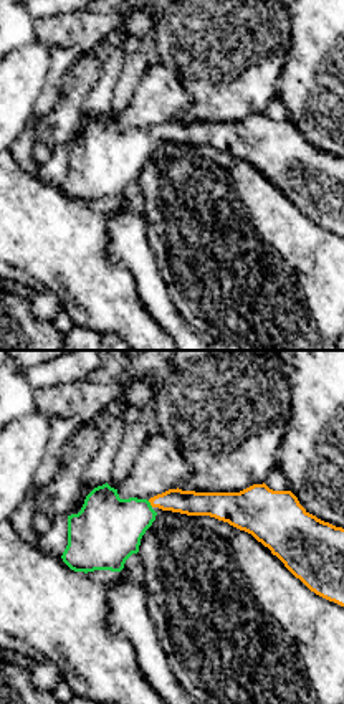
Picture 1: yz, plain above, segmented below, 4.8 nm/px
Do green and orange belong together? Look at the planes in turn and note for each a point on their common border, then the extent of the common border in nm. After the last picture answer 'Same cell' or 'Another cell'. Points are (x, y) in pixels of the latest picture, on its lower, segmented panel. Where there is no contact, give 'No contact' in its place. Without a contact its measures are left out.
Touches green at (149, 504). Shared border 40 nm

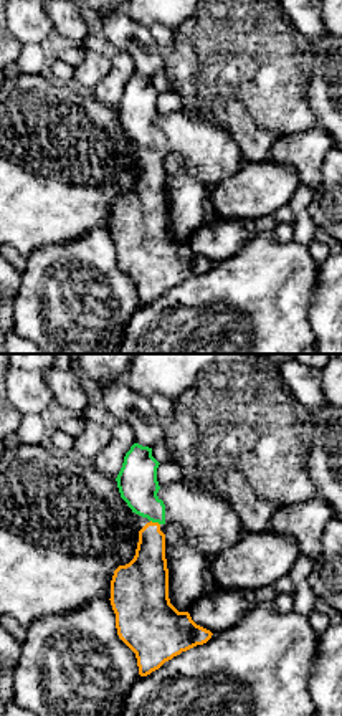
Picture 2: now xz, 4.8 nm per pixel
Touches green at (156, 521). Shared border 50 nm

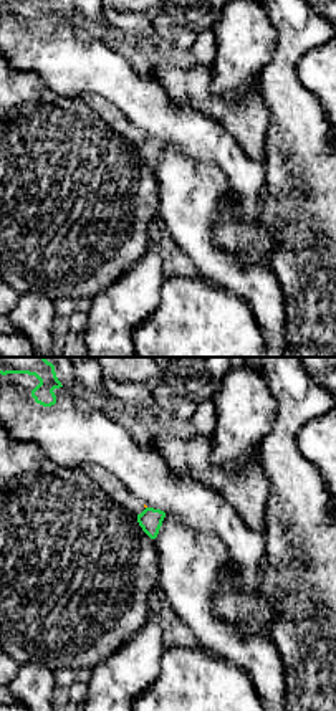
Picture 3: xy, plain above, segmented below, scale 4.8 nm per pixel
No contact

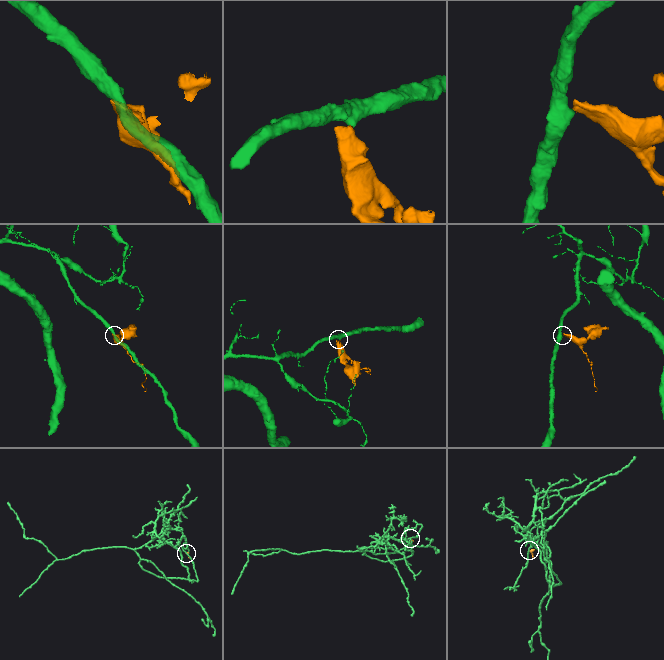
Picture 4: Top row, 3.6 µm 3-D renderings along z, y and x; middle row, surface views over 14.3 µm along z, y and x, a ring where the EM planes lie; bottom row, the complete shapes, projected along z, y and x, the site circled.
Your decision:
Same cell

